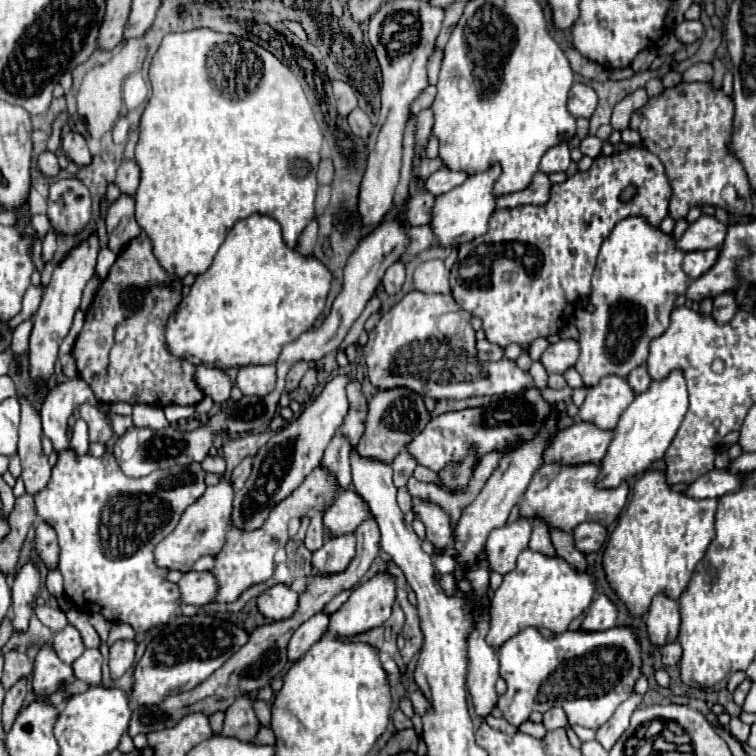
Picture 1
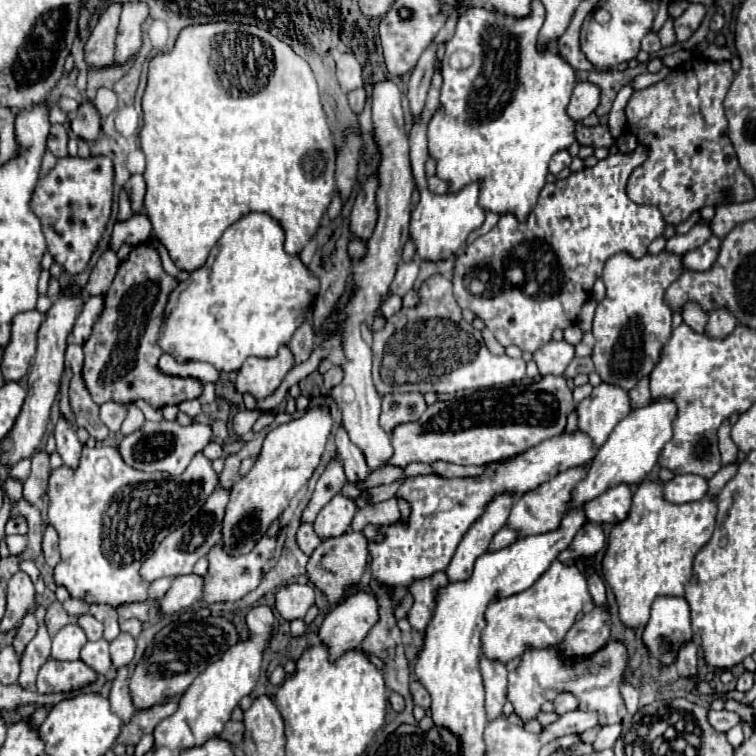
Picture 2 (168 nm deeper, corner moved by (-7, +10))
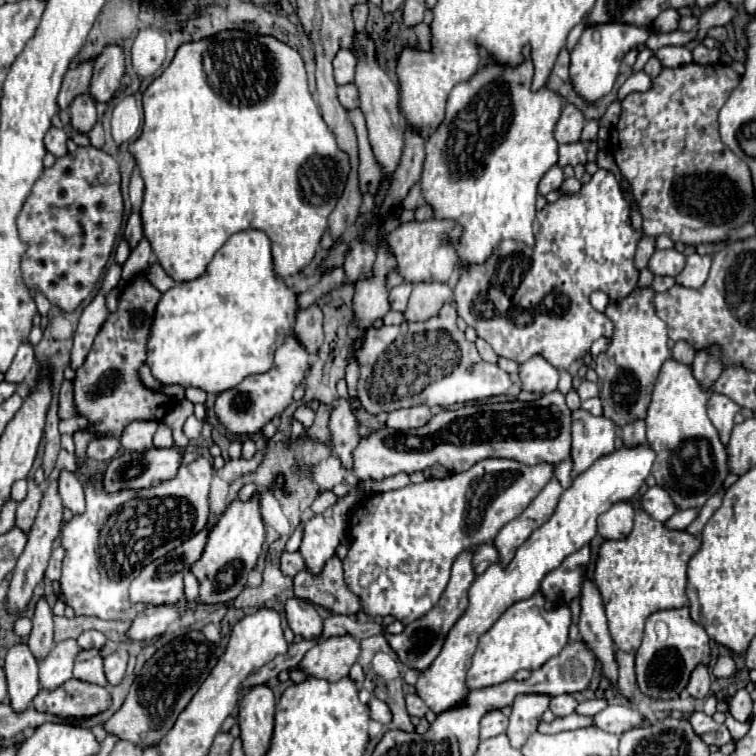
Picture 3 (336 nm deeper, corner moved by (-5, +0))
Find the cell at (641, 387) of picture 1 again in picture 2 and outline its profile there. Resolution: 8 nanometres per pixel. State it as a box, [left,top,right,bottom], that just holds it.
[629,377,651,405]

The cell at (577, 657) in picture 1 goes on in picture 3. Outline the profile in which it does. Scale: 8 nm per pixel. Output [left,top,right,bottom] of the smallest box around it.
[507,695,549,749]

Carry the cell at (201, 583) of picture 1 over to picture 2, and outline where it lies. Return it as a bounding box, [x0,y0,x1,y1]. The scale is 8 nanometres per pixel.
[157,573,203,613]

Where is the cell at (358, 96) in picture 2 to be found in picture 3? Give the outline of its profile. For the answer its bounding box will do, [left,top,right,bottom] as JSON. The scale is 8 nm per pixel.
[337,83,359,109]

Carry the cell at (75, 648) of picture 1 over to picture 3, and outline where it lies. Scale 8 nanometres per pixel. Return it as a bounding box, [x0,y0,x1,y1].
[39,639,79,691]

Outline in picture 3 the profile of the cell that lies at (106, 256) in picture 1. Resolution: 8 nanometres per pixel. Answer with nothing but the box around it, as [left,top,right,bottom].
[123,239,151,281]

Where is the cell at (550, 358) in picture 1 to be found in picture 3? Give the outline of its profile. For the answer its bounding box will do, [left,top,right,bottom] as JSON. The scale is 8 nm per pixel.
[519,357,559,393]

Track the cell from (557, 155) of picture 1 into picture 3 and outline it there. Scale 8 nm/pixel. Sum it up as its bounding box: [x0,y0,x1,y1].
[539,165,563,195]

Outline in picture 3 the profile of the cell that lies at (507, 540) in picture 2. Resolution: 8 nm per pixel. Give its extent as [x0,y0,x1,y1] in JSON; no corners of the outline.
[473,543,497,577]

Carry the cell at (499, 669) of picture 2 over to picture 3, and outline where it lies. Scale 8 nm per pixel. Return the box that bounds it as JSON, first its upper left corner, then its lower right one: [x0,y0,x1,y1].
[481,711,507,739]

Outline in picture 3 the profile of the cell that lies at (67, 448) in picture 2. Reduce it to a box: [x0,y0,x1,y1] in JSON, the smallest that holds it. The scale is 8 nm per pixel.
[59,473,85,515]

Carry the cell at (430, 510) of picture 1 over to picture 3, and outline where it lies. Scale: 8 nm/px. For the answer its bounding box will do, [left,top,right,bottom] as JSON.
[343,459,553,625]

